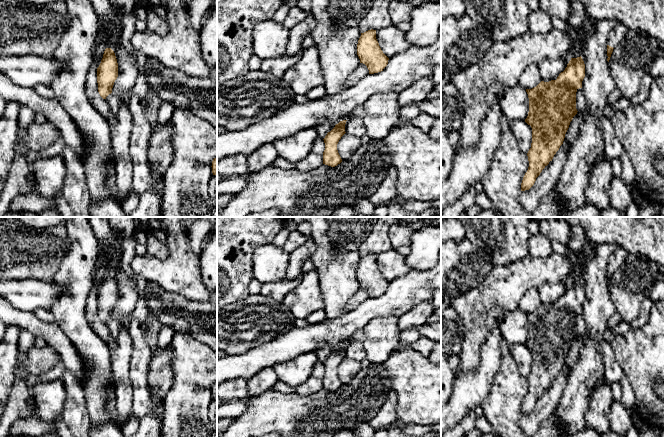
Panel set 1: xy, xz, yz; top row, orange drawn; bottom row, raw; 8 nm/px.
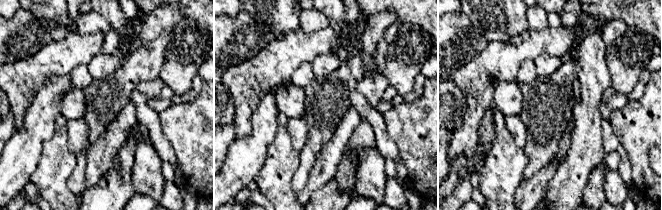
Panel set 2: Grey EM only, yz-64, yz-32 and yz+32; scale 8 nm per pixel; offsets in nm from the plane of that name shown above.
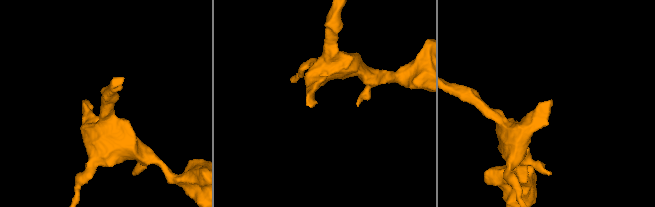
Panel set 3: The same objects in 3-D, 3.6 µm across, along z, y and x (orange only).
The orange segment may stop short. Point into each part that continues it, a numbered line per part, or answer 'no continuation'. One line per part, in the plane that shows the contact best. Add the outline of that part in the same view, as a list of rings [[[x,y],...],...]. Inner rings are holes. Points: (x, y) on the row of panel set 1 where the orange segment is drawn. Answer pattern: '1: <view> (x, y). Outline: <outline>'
1: yz (618, 33). Outline: [[[622,22],[618,23],[610,32],[607,40],[607,45],[615,48],[628,33],[628,26]]]

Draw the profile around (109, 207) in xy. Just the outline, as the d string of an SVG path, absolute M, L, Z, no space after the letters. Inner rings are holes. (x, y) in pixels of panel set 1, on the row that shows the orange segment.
M113 197L103 201L91 201L89 212L91 217L127 217L121 204Z

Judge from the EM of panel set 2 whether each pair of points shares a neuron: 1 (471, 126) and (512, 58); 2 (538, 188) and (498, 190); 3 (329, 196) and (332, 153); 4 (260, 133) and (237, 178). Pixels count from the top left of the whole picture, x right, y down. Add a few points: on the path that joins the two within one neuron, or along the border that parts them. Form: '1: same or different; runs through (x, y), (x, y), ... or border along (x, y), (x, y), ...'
1: same; runs through (475, 106), (478, 100), (478, 81), (492, 67)
2: different; border along (523, 180), (516, 191), (514, 199)
3: different; border along (333, 176), (311, 193)
4: same; runs through (256, 144), (245, 156), (240, 167)

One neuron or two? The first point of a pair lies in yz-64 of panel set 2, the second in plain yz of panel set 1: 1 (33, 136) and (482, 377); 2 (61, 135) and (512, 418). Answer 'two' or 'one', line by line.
1: one
2: one

